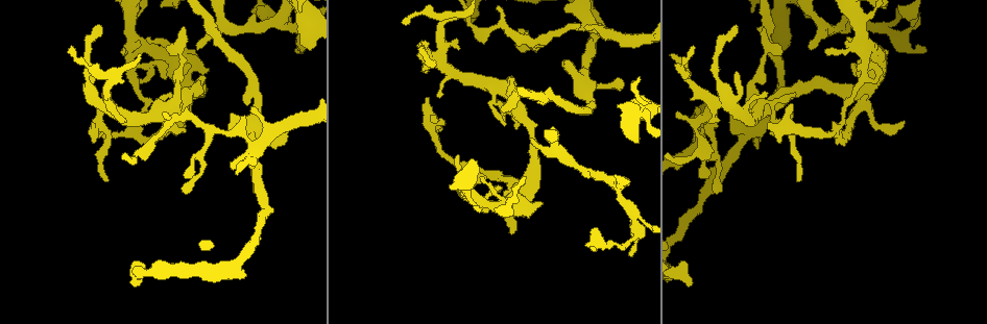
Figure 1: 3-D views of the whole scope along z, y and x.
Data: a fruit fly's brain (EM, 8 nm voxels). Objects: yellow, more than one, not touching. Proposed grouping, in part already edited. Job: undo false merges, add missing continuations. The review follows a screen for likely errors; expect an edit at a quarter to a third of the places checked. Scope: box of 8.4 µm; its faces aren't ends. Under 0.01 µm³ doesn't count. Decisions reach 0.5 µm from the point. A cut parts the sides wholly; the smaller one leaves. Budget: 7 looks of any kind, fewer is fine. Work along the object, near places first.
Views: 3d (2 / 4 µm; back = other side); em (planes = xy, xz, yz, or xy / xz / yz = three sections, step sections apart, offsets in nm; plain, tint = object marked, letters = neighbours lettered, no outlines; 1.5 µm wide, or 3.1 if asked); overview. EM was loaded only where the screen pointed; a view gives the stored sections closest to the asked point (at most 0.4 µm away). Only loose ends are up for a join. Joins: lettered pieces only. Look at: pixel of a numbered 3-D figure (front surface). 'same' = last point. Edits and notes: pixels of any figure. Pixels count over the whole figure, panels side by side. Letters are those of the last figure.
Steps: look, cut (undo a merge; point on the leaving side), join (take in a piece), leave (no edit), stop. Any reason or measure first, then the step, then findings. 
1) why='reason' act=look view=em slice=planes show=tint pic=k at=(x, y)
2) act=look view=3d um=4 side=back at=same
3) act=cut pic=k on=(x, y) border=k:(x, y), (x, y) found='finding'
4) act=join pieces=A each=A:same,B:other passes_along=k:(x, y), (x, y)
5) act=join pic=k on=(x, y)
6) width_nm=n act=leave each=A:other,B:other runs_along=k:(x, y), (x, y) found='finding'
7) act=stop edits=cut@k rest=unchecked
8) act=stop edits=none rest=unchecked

act=look view=3d um=4 pic=1 at=(904, 121)

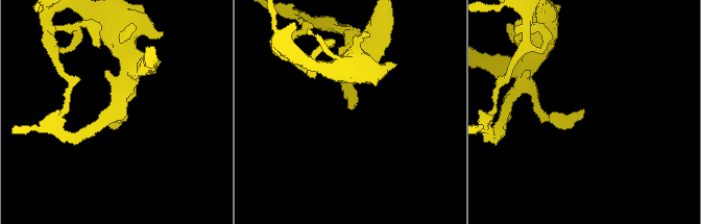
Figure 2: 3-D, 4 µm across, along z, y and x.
why='need the tissue' act=look view=em slice=planes show=plain pic=2 at=(583, 110)

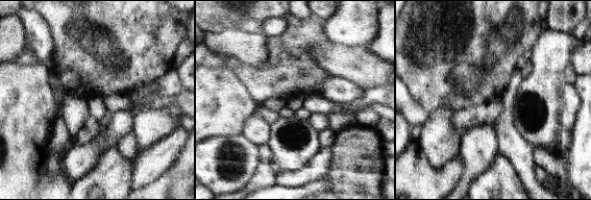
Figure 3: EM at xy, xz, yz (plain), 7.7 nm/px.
why='see the neighbours' act=look view=em slice=planes show=letters at=same

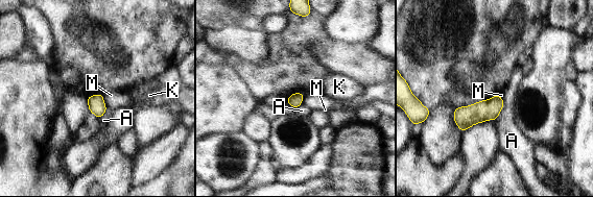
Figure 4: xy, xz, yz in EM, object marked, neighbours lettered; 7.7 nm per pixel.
act=leave each=A:other,K:other,M:other border=4:(503, 98), (503, 106), (494, 120) found='none of them fits'

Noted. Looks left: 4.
why='branch stops here' act=look view=em slice=planes show=plain pic=1 at=(518, 29)

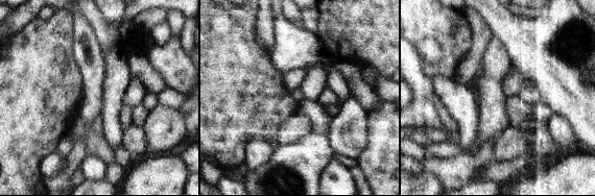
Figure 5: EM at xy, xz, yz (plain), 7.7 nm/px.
why='what lies round it' act=look view=em slice=planes show=letters at=same

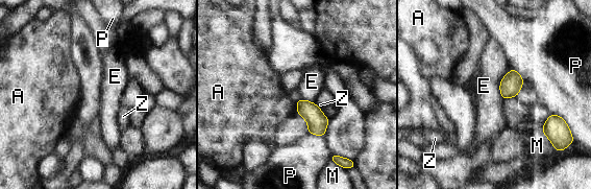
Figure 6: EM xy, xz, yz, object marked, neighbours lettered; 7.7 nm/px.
width_nm=150 act=leave each=A:other,E:other,M:other,P:other,Z:other border=6:(502, 76), (499, 92), (503, 99) found='no lettered piece goes on from it'

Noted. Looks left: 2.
why='a fork' act=look view=em slice=planes show=letters pic=1 at=(110, 81)

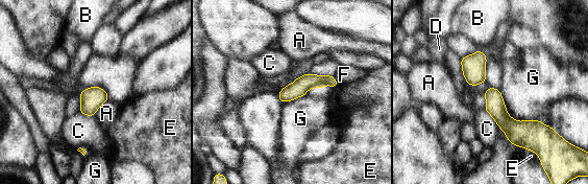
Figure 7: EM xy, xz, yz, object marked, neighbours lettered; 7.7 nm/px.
longest_contact=G:400nm act=leave each=A:other,B:other,C:other,D:other,E:other,F:other,G:other found='all the same neuron'

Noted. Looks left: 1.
act=stop edits=none rest=unchecked

